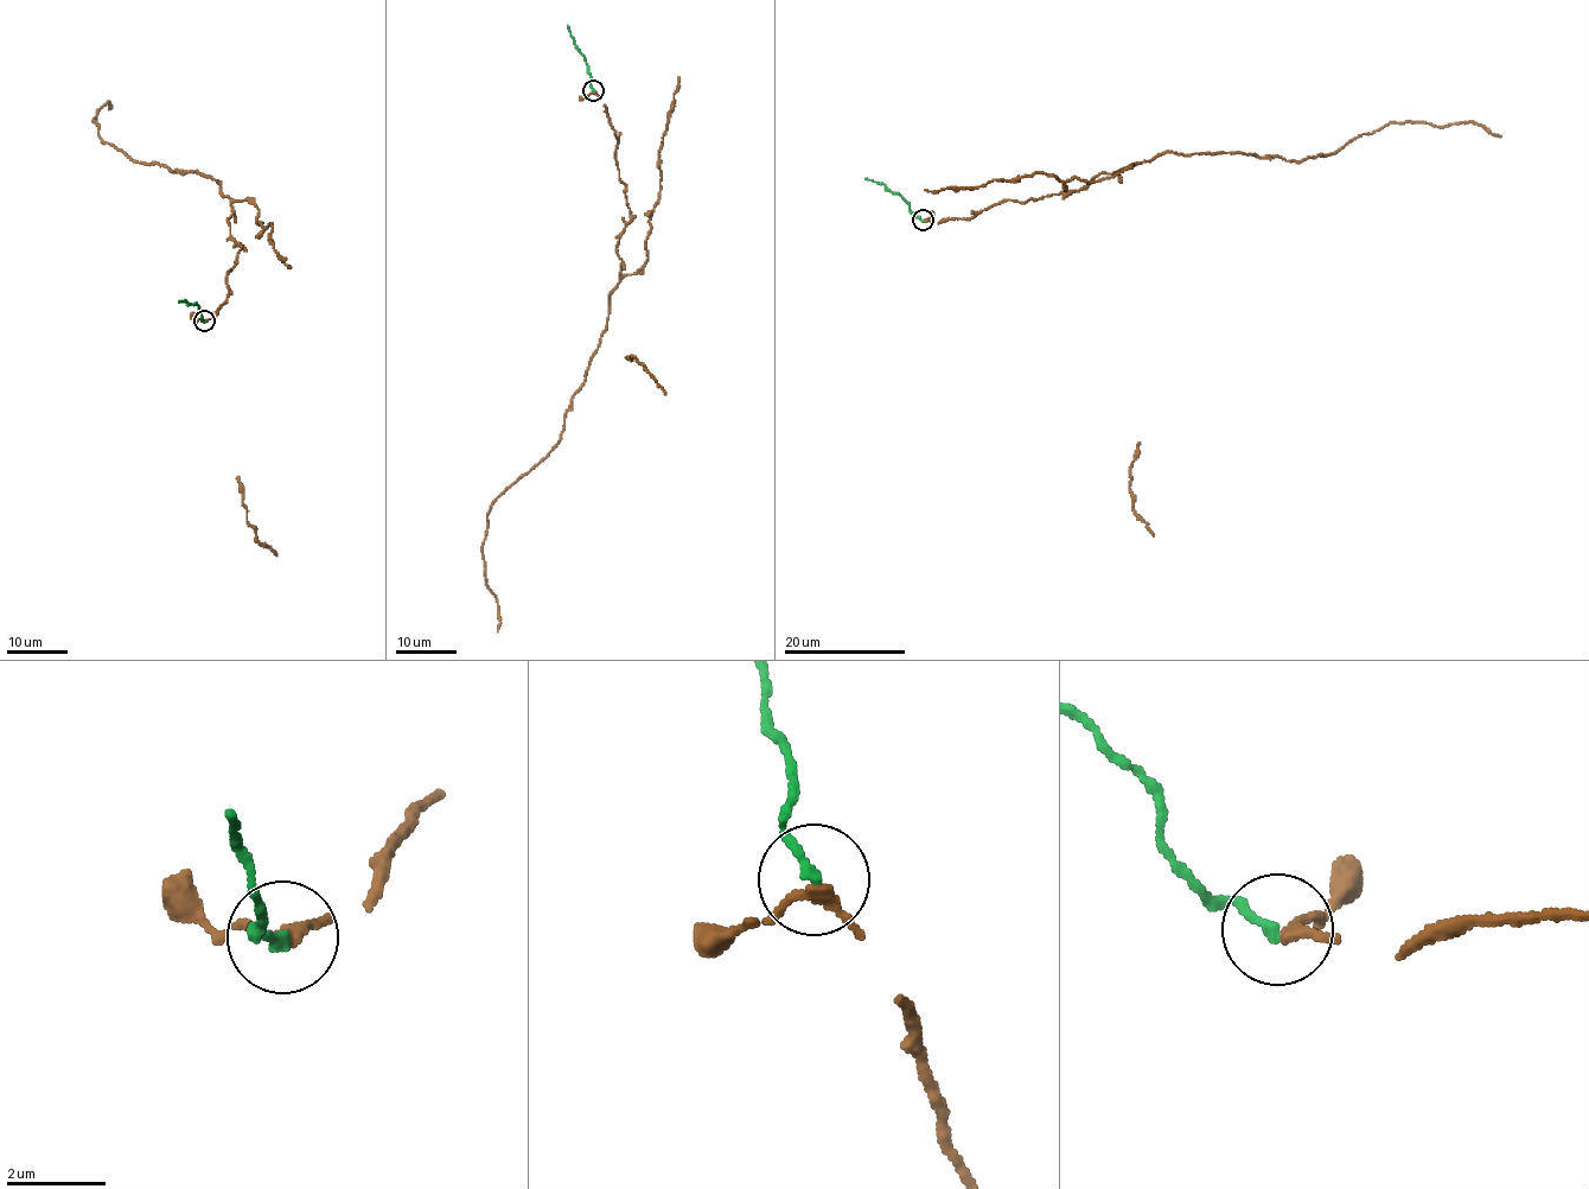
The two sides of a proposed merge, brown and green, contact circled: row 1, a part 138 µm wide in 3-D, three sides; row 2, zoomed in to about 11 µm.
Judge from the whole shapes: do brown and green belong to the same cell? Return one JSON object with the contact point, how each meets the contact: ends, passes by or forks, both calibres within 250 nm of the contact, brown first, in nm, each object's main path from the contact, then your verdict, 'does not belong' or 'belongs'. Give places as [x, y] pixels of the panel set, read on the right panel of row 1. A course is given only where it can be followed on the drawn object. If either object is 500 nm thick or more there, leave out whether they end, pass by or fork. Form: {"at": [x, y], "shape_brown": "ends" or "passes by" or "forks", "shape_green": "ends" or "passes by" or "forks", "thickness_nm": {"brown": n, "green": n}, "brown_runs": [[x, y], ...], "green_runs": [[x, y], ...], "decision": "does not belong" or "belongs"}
{"at": [923, 220], "shape_brown": "passes by", "shape_green": "ends", "thickness_nm": {"brown": 220, "green": 200}, "brown_runs": [[924, 220], [1079, 191], [1101, 173], [1166, 152], [1302, 161], [1390, 124], [1474, 122], [1501, 137]], "green_runs": [[923, 220], [916, 216], [899, 194], [865, 178]], "decision": "belongs"}

